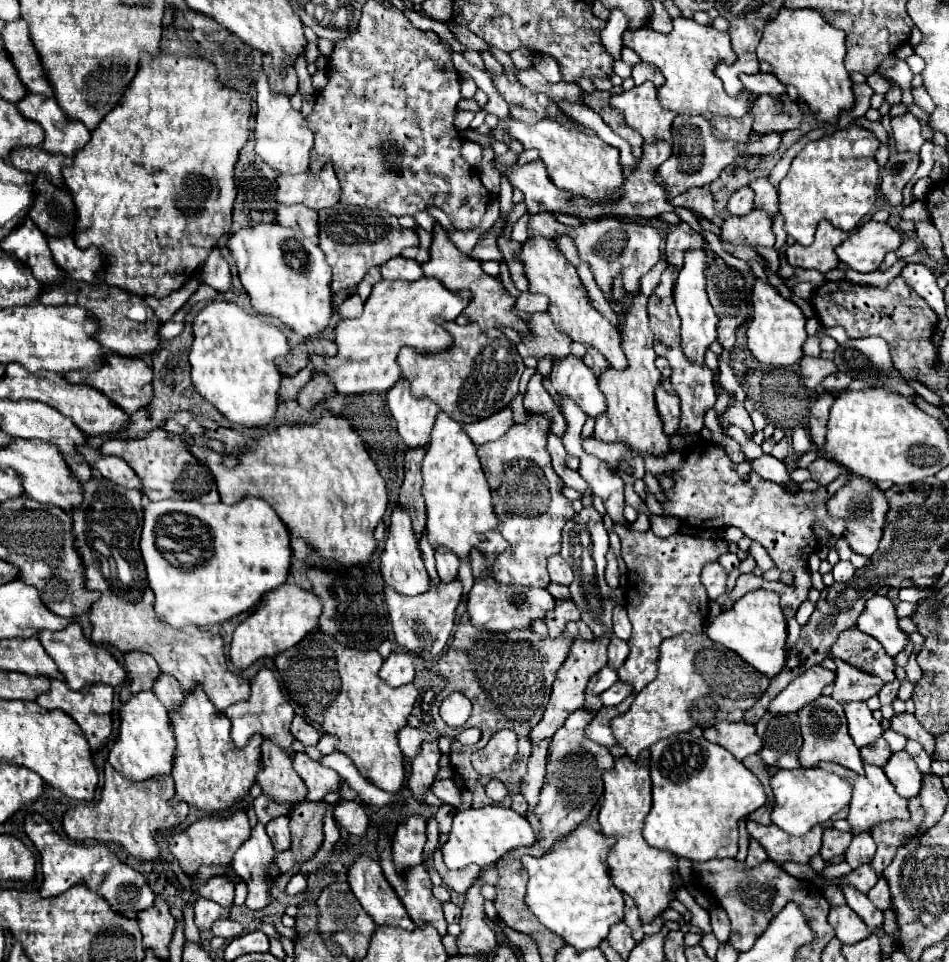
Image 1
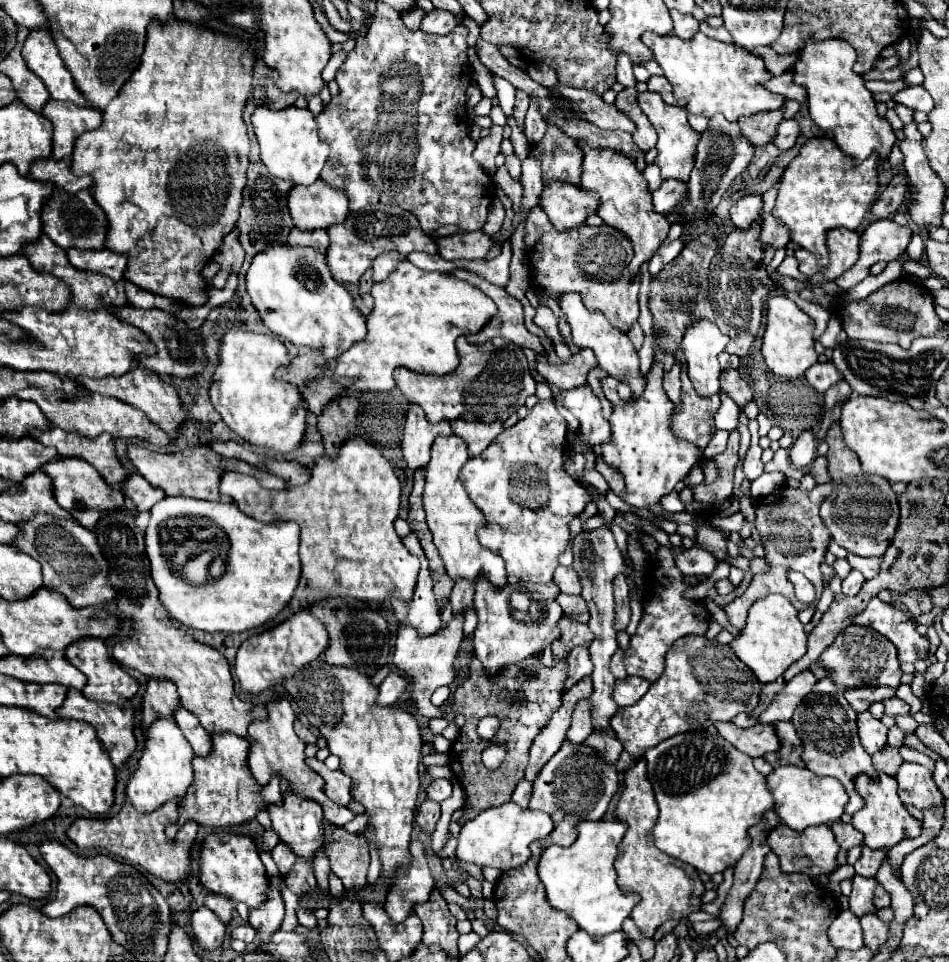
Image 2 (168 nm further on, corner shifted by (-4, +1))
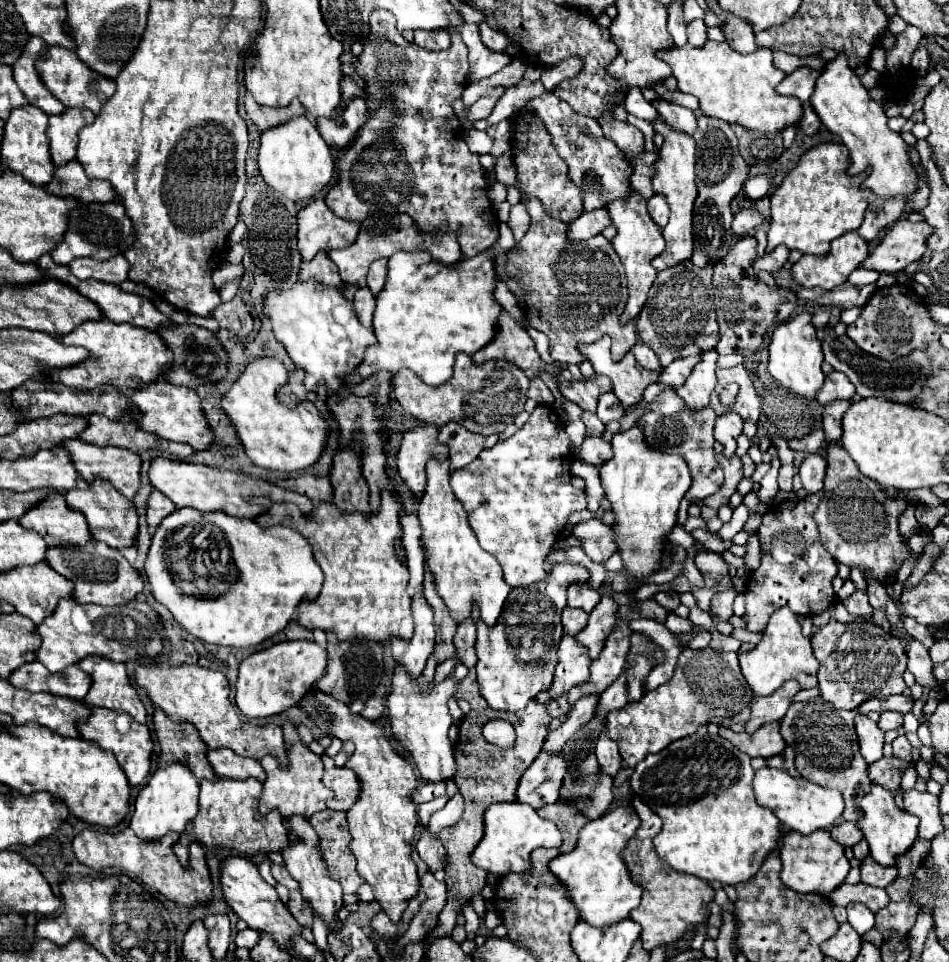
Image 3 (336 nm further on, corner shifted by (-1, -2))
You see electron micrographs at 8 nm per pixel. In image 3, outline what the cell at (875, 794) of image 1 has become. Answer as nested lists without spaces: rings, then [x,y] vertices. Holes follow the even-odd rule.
[[[873,784],[871,792],[867,792],[859,798],[859,808],[865,812],[865,816],[857,824],[869,842],[873,860],[879,862],[881,866],[895,866],[897,858],[901,854],[905,854],[905,850],[909,850],[909,846],[913,846],[913,842],[917,838],[917,826],[919,826],[917,816],[913,816],[909,812],[903,814],[903,810],[897,808],[897,804],[895,804],[893,794],[877,784]]]

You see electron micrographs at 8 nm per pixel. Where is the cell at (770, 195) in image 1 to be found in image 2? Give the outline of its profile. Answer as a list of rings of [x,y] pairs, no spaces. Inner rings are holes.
[[[768,213],[768,215],[764,215],[764,221],[762,221],[760,239],[778,249],[778,247],[786,247],[786,243],[790,241],[790,235],[788,235],[788,229],[784,227],[784,223],[780,223],[772,213]]]

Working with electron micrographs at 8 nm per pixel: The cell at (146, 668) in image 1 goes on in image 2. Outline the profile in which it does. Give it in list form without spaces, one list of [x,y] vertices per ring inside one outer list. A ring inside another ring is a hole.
[[[150,677],[146,683],[146,691],[142,695],[144,723],[150,725],[158,717],[172,717],[172,711],[180,703],[176,685],[170,679]]]

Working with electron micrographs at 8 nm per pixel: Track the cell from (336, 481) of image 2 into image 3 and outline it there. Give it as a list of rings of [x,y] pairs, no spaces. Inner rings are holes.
[[[393,494],[381,496],[379,514],[343,514],[335,504],[317,502],[313,516],[293,516],[287,522],[311,546],[313,556],[325,572],[321,594],[313,602],[303,602],[297,624],[307,630],[337,634],[339,642],[365,638],[387,642],[393,636],[409,640],[413,636],[411,598],[407,594],[409,570],[395,558],[393,540],[401,532],[399,504]]]

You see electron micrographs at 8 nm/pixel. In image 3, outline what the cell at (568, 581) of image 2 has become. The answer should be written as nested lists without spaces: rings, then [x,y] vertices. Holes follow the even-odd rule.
[[[571,584],[569,592],[567,592],[567,598],[569,598],[569,602],[567,602],[569,606],[581,608],[589,614],[589,610],[593,610],[597,606],[597,602],[601,600],[601,592],[591,590],[585,584]]]

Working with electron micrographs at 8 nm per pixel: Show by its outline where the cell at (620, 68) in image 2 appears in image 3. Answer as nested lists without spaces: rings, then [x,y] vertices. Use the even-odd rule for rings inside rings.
[[[631,88],[627,92],[627,96],[625,96],[625,108],[627,108],[629,114],[633,114],[633,116],[649,122],[649,124],[653,124],[657,120],[657,116],[659,116],[657,108],[651,102],[647,102],[643,98],[641,90],[637,90],[637,88]]]

